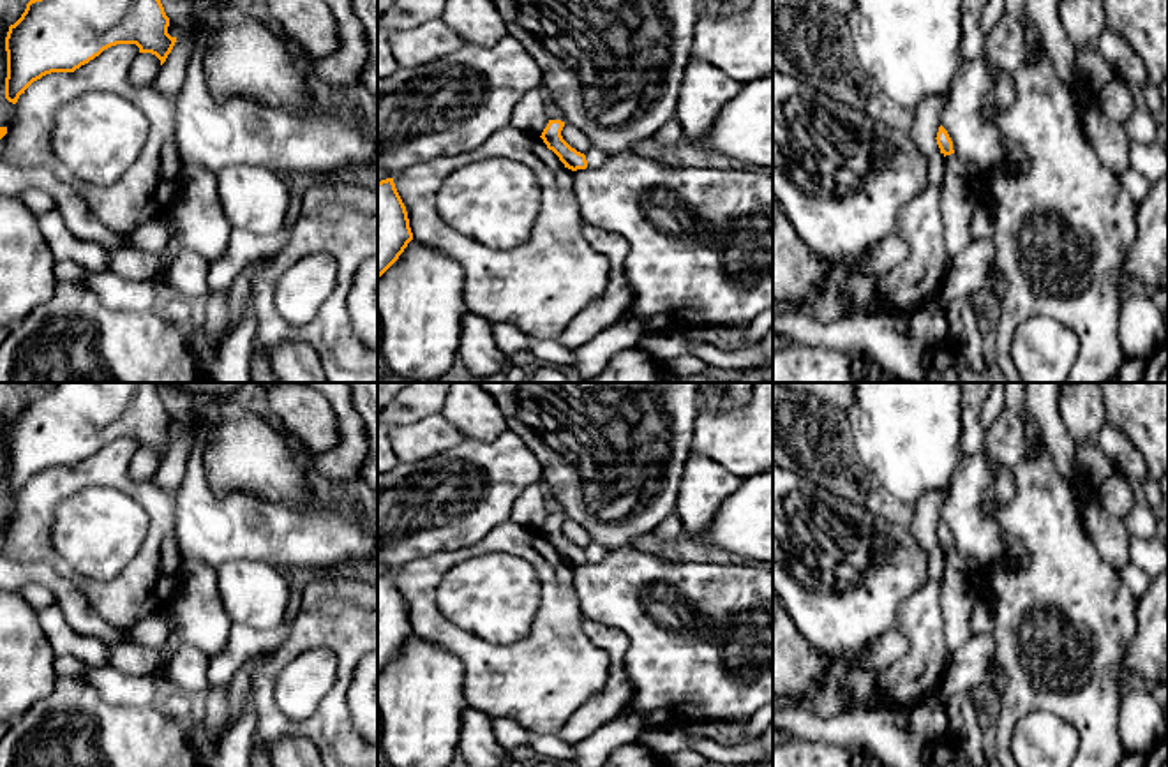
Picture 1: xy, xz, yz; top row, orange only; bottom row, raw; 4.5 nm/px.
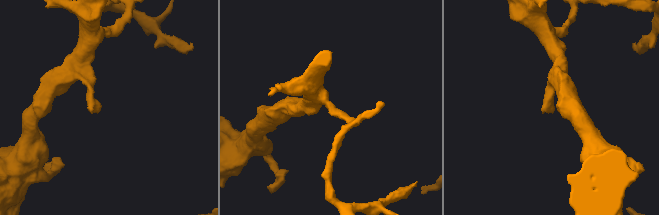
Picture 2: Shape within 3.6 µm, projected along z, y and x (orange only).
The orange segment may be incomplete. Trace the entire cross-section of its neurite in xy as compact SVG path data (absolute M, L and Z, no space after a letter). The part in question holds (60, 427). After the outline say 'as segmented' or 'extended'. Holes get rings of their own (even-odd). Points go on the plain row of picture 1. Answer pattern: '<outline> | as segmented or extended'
M56 383L49 391L30 395L21 413L9 421L5 494L16 499L42 471L74 467L116 439L136 439L139 448L155 450L162 460L176 437L168 421L157 383Z | as segmented

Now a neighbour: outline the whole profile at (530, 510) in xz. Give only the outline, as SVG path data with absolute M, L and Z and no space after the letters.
M545 483L529 485L515 501L512 520L533 531L542 531L549 518Z

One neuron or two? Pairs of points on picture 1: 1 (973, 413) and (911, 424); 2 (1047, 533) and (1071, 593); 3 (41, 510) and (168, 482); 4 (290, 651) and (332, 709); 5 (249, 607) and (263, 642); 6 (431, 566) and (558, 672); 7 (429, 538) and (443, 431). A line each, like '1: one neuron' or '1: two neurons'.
1: two neurons
2: one neuron
3: two neurons
4: one neuron
5: two neurons
6: one neuron
7: two neurons

